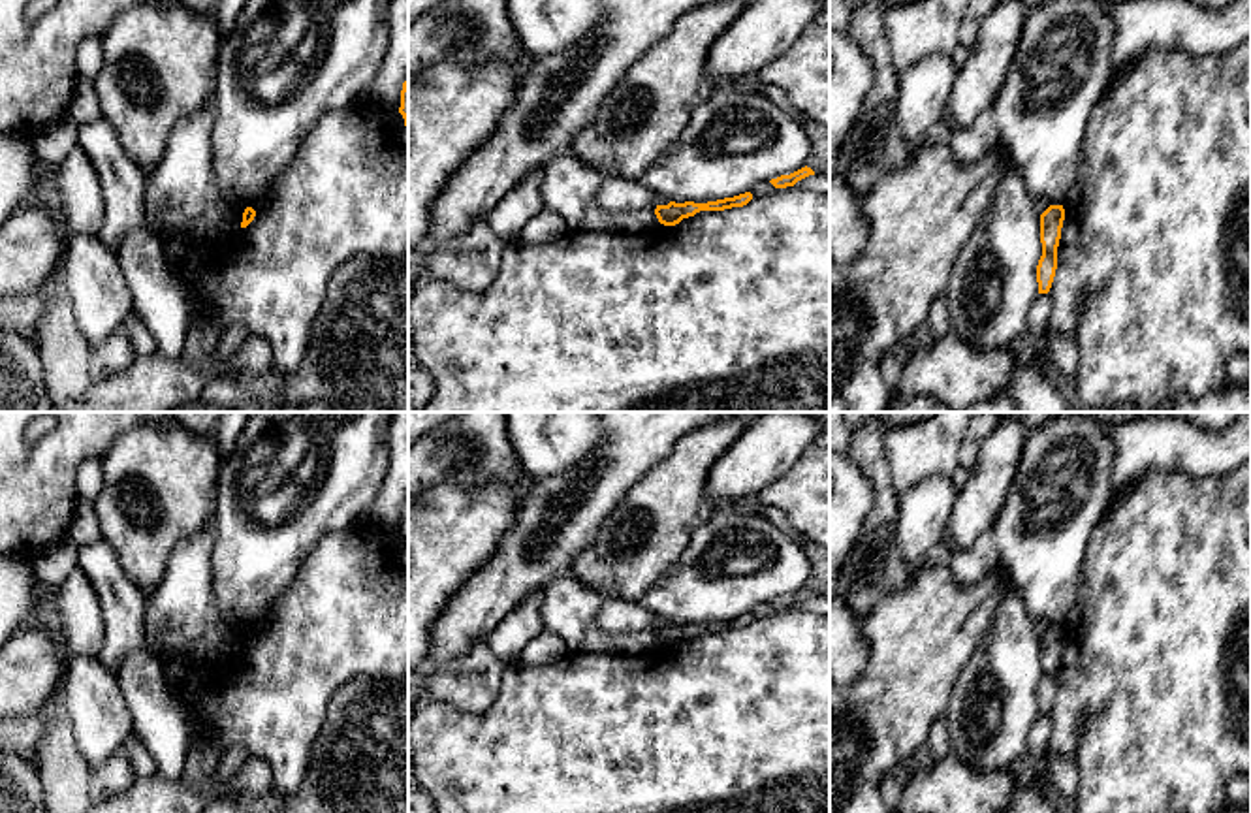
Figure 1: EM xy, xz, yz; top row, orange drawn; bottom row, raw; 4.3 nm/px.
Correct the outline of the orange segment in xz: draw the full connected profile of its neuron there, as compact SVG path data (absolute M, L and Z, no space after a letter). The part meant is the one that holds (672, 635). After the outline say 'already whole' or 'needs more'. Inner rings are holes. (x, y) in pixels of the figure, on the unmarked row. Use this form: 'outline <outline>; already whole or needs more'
outline M751 614L734 617L734 619L724 619L717 623L707 623L707 625L694 625L694 623L685 623L685 625L675 625L670 623L668 627L657 627L655 636L660 646L664 647L675 647L683 640L694 638L700 632L724 632L732 629L743 629L752 621Z; already whole

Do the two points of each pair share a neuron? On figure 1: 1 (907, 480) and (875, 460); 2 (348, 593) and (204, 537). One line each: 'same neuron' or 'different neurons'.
1: different neurons
2: different neurons

